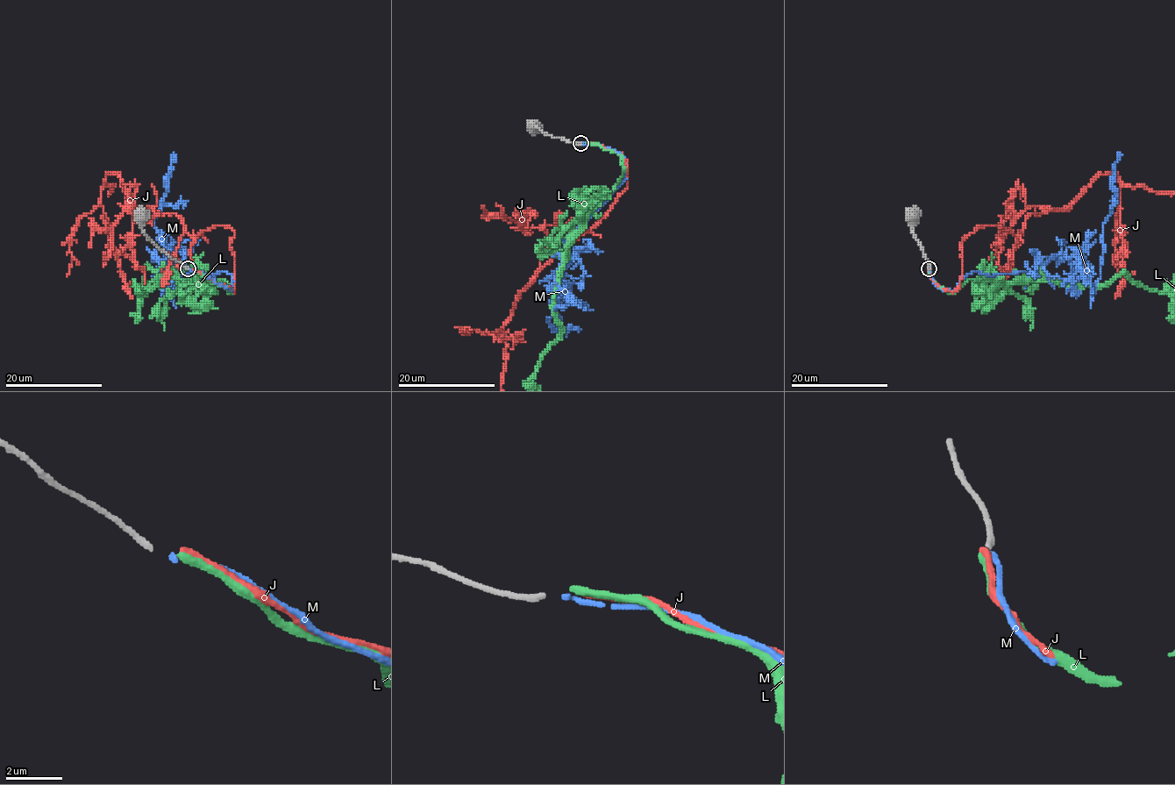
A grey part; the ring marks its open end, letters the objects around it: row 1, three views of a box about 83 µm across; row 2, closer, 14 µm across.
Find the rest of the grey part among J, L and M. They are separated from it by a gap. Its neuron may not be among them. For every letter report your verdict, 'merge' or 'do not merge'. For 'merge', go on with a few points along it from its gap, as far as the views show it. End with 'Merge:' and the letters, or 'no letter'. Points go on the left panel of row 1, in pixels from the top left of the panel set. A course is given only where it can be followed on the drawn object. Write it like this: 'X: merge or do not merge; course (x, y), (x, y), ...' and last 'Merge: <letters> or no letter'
J: do not merge
L: do not merge
M: merge
Merge: M

